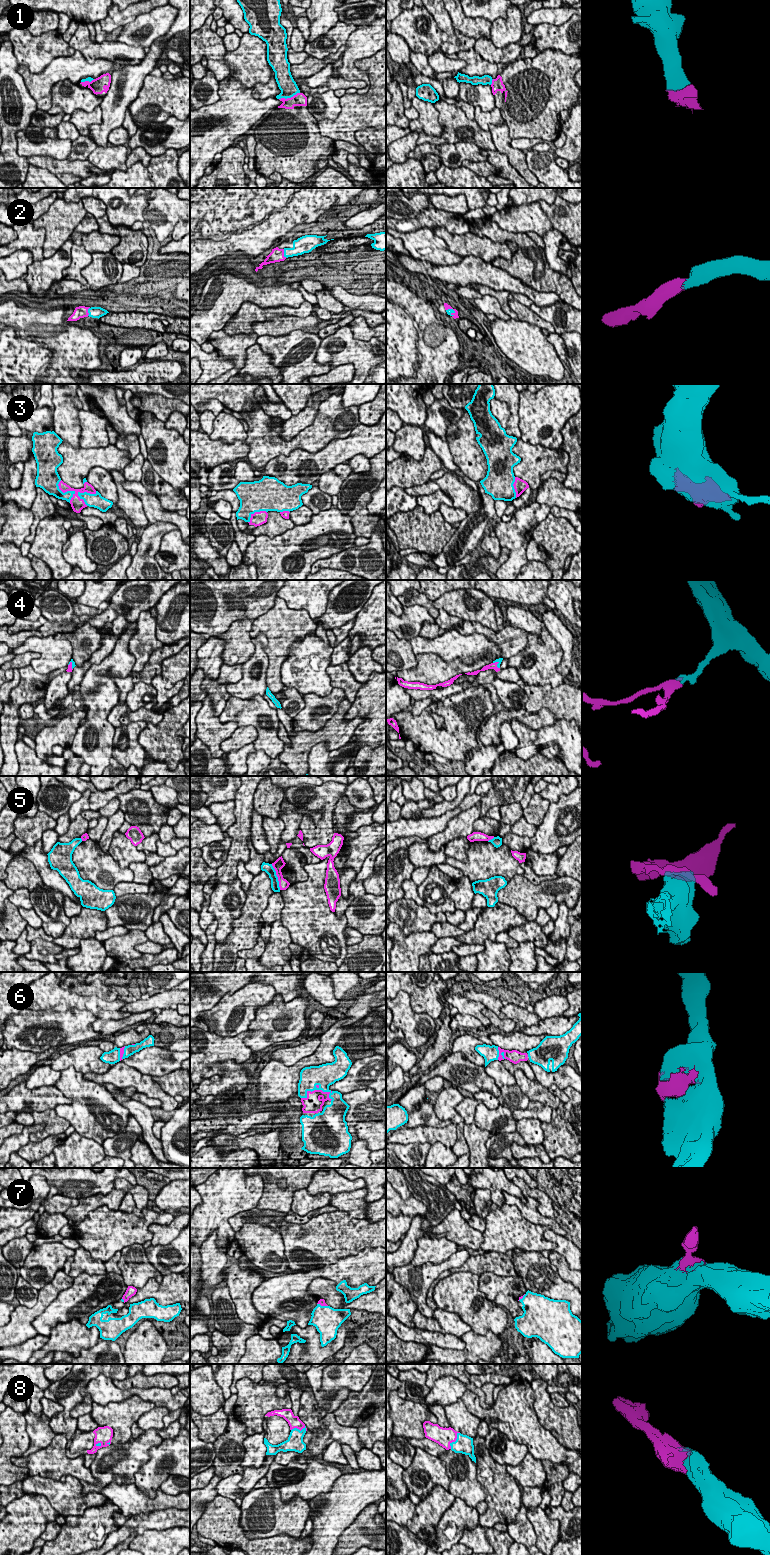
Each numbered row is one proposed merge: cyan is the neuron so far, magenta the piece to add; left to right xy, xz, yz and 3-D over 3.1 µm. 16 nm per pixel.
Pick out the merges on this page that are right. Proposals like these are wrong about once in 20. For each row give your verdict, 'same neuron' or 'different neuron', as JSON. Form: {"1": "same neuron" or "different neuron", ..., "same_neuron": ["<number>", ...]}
{"1": "same neuron", "2": "same neuron", "3": "same neuron", "4": "same neuron", "5": "different neuron", "6": "same neuron", "7": "same neuron", "8": "same neuron", "same_neuron": ["1", "2", "3", "4", "6", "7", "8"]}

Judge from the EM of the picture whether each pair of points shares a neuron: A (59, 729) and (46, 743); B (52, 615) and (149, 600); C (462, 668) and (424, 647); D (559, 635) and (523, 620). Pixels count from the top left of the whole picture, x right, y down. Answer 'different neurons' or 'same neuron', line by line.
A: same neuron
B: same neuron
C: different neurons
D: different neurons

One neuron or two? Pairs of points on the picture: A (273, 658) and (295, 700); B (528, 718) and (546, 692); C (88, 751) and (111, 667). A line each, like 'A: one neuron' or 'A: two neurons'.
A: two neurons
B: two neurons
C: one neuron

